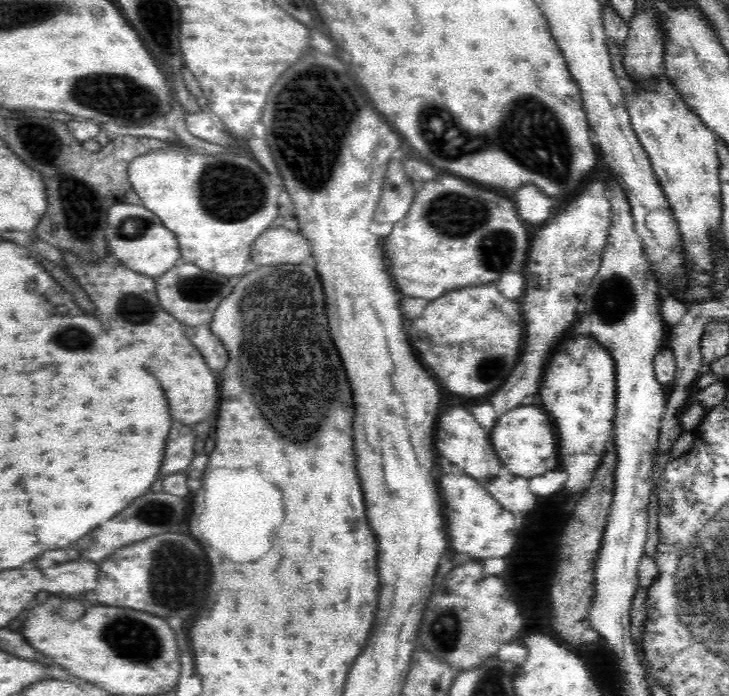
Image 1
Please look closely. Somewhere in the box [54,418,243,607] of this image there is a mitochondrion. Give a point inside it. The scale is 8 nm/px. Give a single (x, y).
(157, 512)

